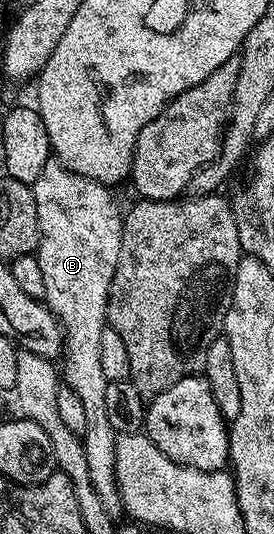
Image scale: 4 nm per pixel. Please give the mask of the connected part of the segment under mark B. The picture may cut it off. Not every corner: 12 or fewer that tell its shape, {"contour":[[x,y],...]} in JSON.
{"contour":[[52,158],[31,185],[61,380],[89,482],[124,515],[101,334],[121,254],[112,189]]}

